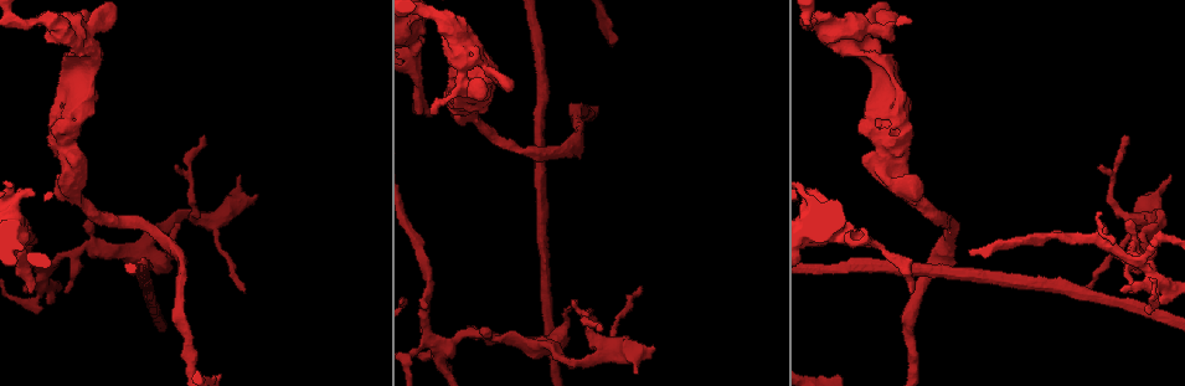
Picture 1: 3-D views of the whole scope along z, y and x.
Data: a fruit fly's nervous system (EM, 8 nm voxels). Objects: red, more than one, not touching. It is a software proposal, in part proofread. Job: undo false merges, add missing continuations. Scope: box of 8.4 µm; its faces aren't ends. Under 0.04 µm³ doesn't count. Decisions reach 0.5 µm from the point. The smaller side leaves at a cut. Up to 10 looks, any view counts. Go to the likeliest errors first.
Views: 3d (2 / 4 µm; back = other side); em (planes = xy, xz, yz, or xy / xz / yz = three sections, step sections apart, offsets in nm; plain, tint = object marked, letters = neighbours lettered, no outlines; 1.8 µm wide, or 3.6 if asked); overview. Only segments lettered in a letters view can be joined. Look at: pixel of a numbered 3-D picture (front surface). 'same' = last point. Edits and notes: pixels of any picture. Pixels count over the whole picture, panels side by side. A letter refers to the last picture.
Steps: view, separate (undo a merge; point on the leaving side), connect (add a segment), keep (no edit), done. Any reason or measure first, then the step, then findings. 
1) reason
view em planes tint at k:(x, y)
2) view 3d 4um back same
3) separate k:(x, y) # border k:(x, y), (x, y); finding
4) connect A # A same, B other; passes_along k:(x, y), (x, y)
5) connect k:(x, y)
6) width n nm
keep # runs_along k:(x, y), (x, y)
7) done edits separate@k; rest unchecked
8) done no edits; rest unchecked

an open end
view em planes letters at 1:(427, 113)

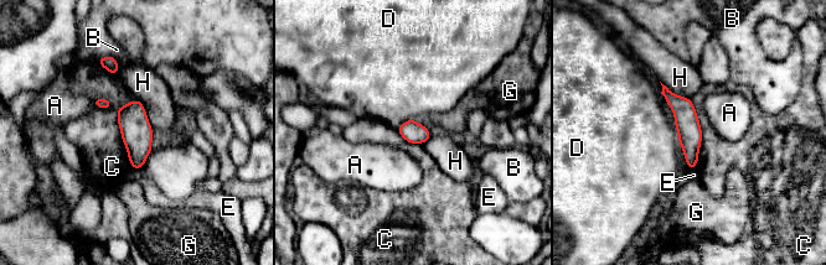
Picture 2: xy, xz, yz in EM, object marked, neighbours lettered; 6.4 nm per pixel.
width 140 nm
keep # A other, B other, C other, D other, E other, G other, H other; border 2:(700, 121), (701, 146), (693, 169); no lettered segment goes on from it

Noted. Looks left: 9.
calibre changes
view 3d 4um at 1:(887, 136)

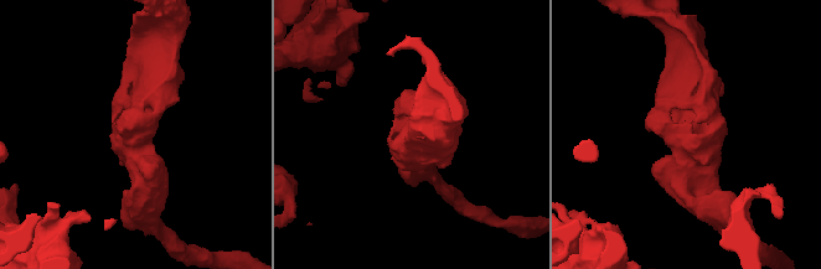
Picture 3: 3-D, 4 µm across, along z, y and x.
shape alone is not enough
view em 3.6um planes letters at 3:(689, 134)

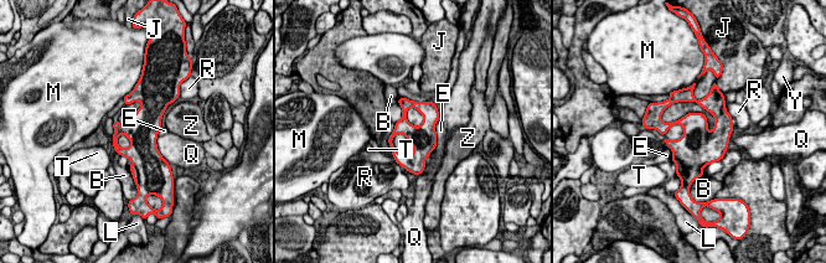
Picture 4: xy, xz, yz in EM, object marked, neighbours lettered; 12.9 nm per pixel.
longest_contact Q 440 nm
keep # B other, E other, J other, L other, M other, Q other, R other, T other, Y other, Z other; one neuron here

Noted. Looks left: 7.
thin neck
view em xy step 8 tint at 1:(845, 44)

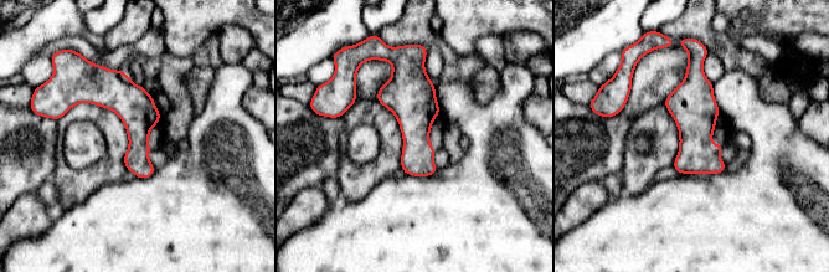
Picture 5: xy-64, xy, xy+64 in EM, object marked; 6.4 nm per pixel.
view em xz step 16 letters same

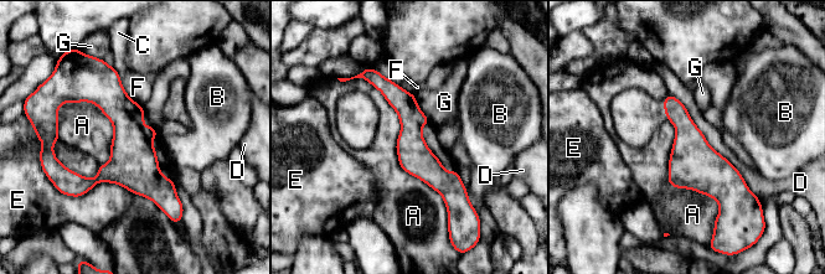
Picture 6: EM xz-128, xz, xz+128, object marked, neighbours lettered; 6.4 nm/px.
width 220 nm
keep # A other, B other, C other, D other, E other, F other, G other; border 6:(347, 79), (448, 216); continuous, no second neuron

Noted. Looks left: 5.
sharp bend
view 3d 4um at 1:(597, 351)

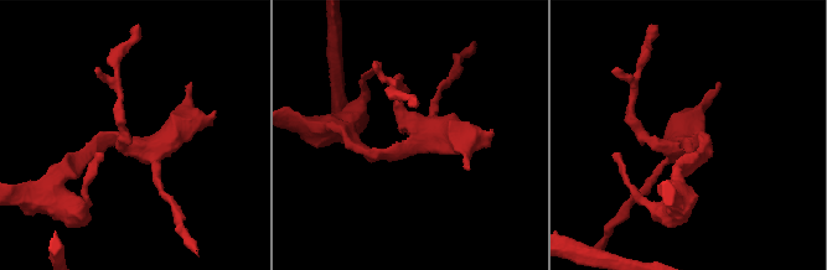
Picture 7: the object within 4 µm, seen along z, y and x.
view em xy step 8 letters at 7:(414, 135)

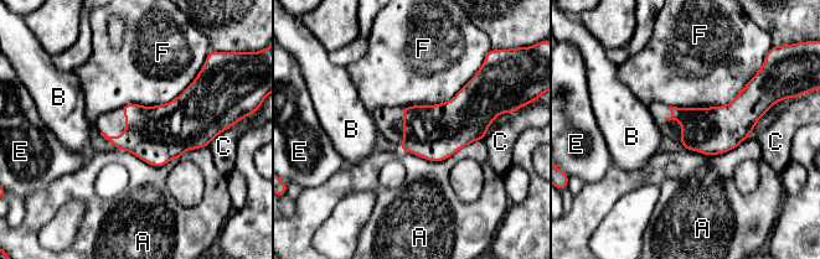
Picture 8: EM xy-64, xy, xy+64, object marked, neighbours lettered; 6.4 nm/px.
another direction
view em planes letters same

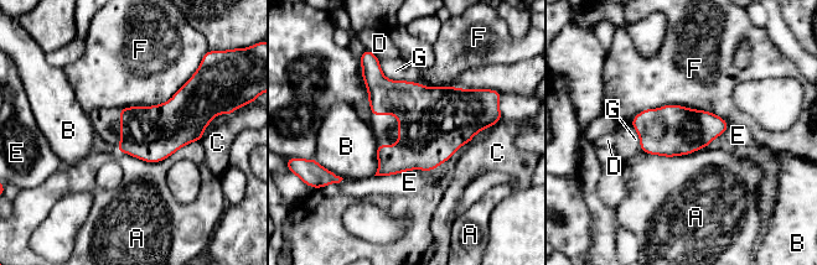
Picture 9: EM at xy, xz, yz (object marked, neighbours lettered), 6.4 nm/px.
keep # A other, B other, C other, D other, E other, F other, G other; one neuron here

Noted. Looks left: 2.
done no edits; rest unchecked

